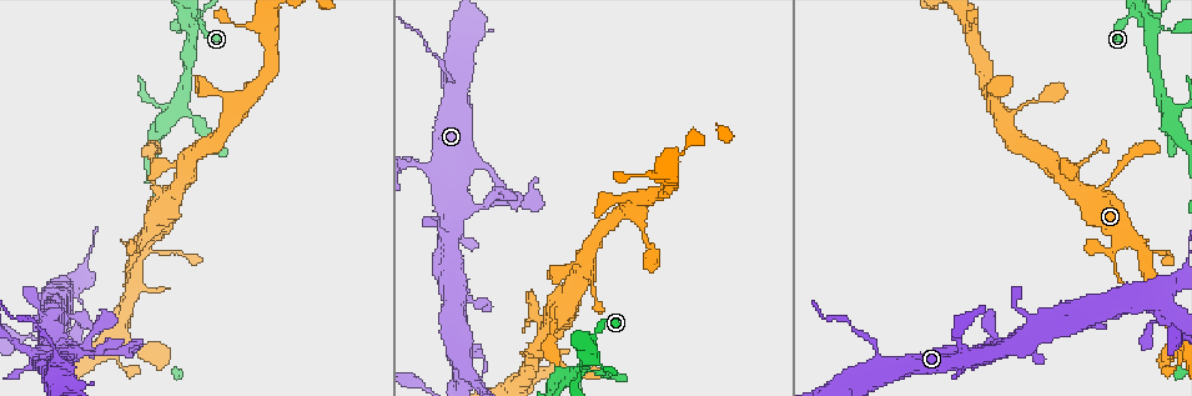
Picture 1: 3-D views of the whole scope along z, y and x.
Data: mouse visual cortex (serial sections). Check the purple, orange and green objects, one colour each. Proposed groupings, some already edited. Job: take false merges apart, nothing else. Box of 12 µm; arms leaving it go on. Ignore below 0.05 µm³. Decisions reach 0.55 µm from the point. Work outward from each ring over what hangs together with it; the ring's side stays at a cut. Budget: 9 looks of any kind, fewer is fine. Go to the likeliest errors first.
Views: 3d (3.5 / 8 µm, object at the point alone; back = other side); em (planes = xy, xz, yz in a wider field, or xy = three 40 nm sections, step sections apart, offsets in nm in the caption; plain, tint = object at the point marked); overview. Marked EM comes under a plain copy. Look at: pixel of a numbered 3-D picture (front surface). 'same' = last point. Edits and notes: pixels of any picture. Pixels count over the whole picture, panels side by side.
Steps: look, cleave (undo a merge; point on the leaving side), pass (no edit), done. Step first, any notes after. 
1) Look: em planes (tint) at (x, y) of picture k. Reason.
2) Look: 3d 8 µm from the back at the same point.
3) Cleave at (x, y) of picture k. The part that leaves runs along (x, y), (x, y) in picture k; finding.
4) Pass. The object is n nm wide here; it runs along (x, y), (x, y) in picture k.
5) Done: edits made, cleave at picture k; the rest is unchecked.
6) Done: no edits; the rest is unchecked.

Look: 3d 3.5 µm at (1114, 247) of picture 1. Abrupt turn.

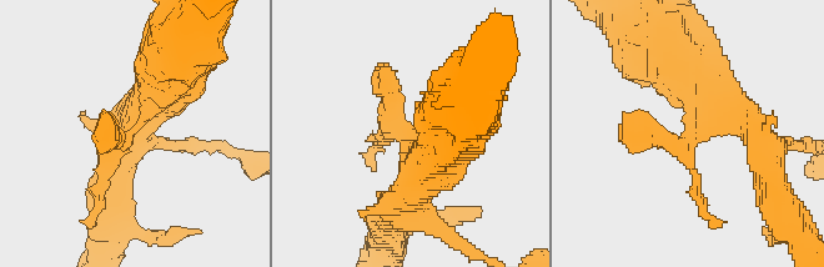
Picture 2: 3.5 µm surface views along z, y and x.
Look: em xy step 2 (tint) at (131, 135) of picture 2.

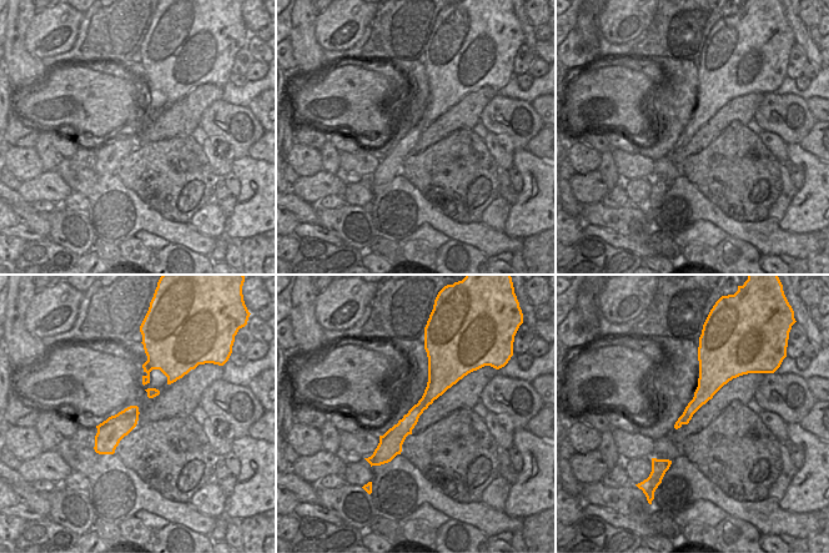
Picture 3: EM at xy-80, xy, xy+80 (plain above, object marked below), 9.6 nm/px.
Pass. It runs along (436, 365), (436, 387), (385, 458) in picture 3; one cell here.

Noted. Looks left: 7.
Look: 3d 3.5 µm at (593, 355) of picture 1. Calibre changes.

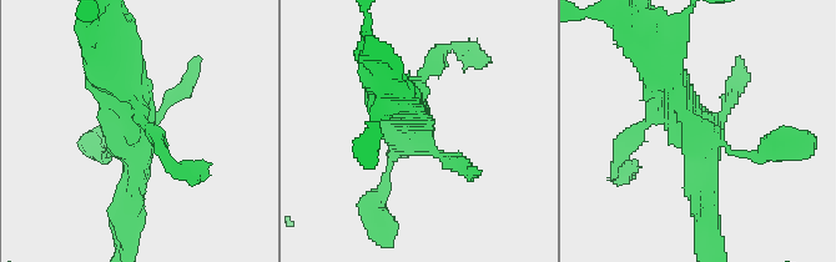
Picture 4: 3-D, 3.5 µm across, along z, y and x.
Look: em xy step 3 (tint) at (700, 136) of picture 4. Need the tissue.

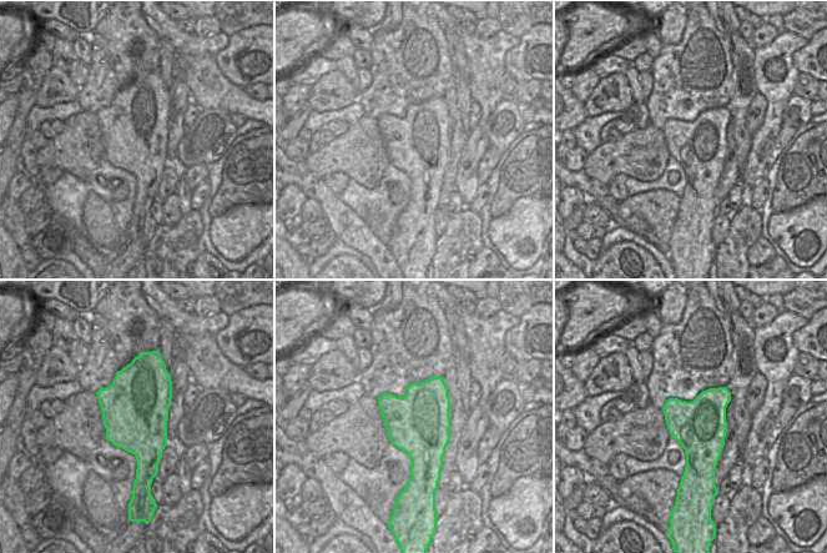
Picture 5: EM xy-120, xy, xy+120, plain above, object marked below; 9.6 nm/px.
Pass. It runs along (636, 130), (675, 106), (701, 137), (708, 217) in picture 4; all the same cell.

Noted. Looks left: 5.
Look: 3d 3.5 µm at (1164, 107) of picture 1. Four-way junction.

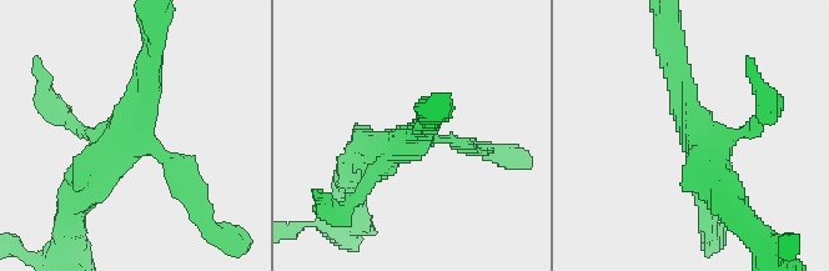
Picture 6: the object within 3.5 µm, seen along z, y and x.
Look: em xy step 5 (tint) at (695, 133) of picture 6. 4 arms meet here; the arms are 200, 200, 300, 500 nm wide.

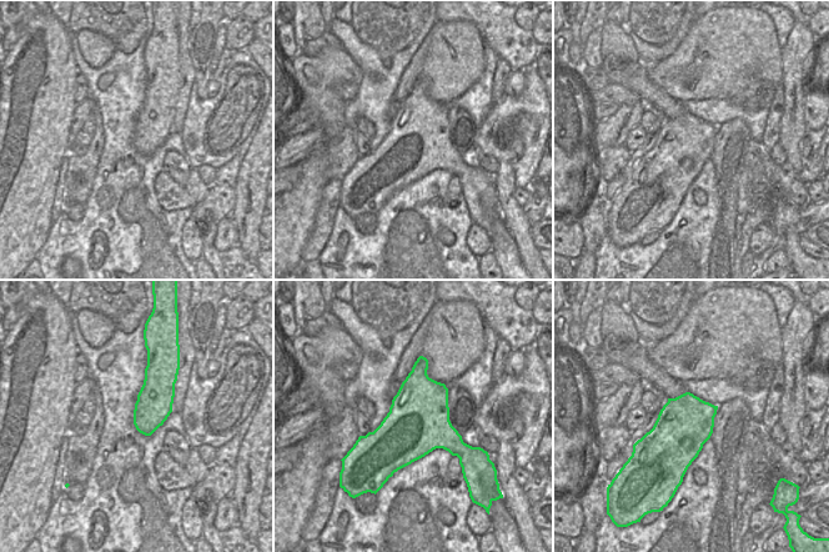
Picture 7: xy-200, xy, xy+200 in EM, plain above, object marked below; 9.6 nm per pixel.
Pass. The object is 600 nm wide here; it runs along (155, 58), (136, 128), (83, 192) in picture 6; continuous, no second cell.

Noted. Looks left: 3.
Look: 3d 3.5 µm at (119, 351) of picture 1. A narrow waist.

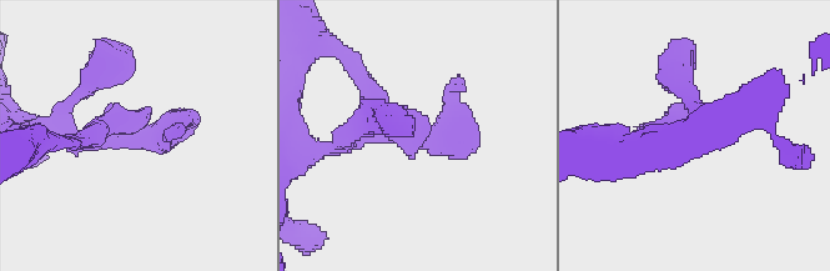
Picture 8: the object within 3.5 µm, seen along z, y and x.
Look: em xy step 5 (tint) at (137, 135) of picture 8.

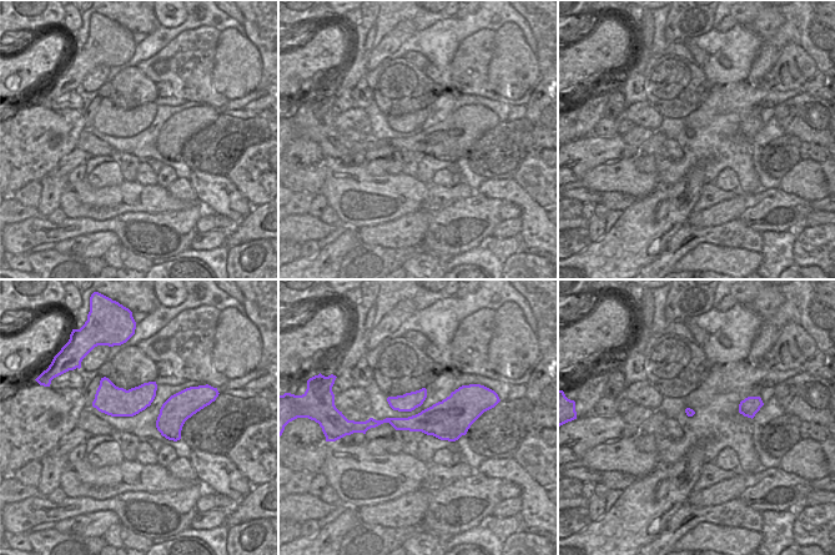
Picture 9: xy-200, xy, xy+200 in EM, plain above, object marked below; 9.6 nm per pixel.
Pass. Continuous, no second cell.

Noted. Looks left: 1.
Done: no edits; the rest is unchecked.

